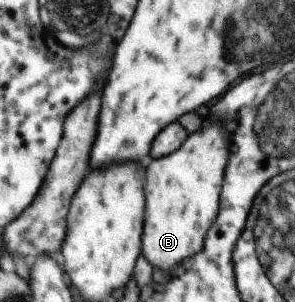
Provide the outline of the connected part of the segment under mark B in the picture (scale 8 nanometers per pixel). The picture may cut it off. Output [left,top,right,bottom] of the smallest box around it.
[142,115,230,271]

